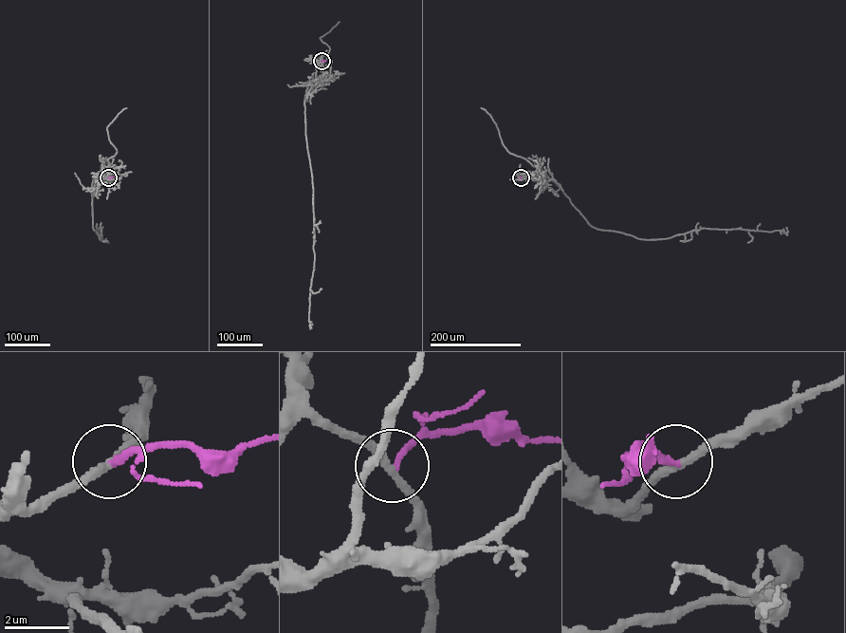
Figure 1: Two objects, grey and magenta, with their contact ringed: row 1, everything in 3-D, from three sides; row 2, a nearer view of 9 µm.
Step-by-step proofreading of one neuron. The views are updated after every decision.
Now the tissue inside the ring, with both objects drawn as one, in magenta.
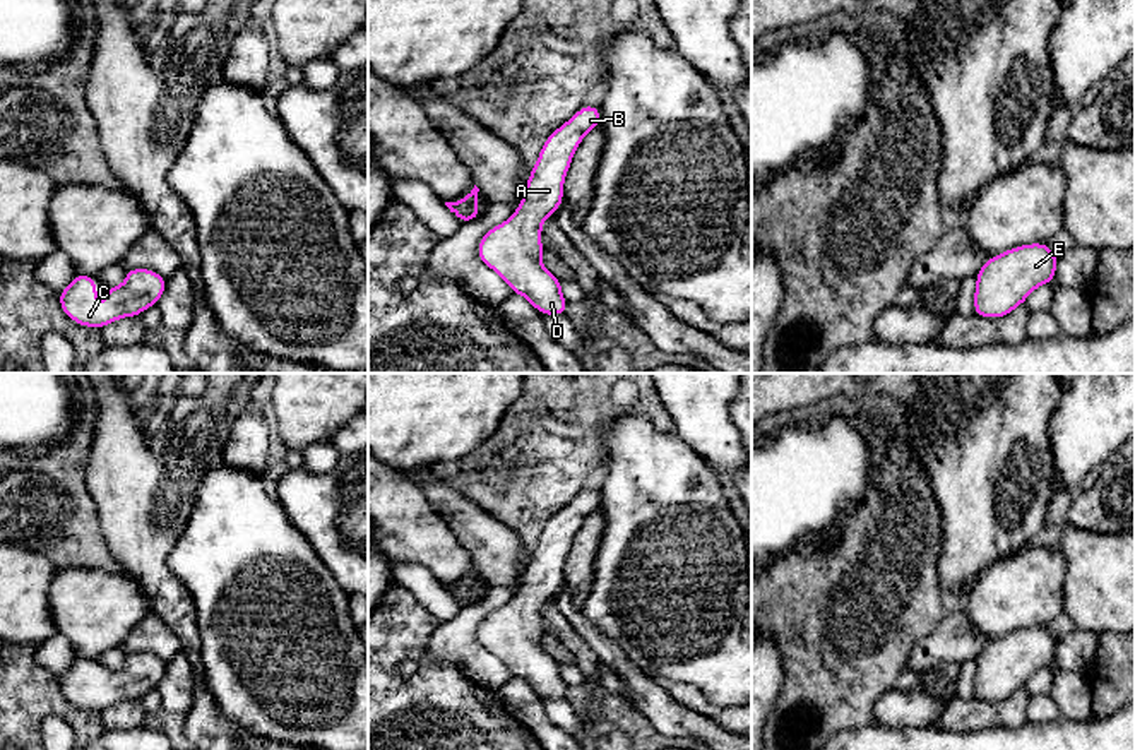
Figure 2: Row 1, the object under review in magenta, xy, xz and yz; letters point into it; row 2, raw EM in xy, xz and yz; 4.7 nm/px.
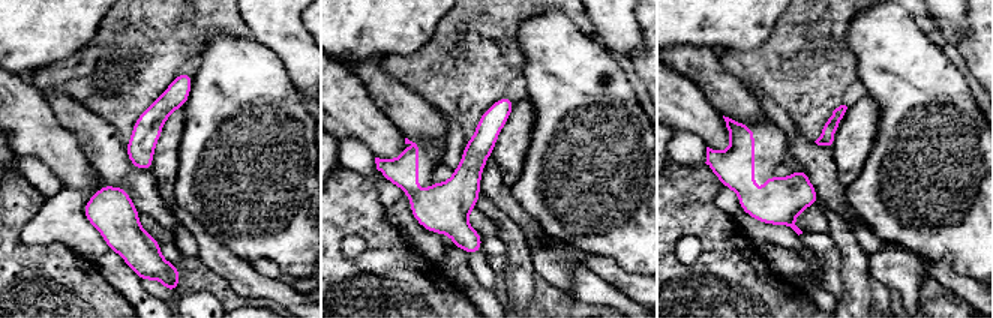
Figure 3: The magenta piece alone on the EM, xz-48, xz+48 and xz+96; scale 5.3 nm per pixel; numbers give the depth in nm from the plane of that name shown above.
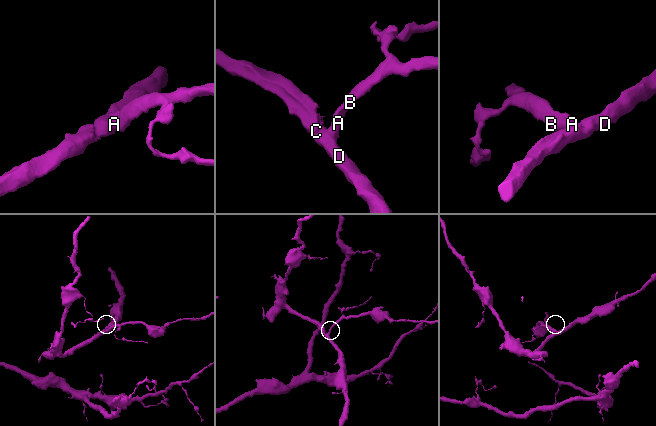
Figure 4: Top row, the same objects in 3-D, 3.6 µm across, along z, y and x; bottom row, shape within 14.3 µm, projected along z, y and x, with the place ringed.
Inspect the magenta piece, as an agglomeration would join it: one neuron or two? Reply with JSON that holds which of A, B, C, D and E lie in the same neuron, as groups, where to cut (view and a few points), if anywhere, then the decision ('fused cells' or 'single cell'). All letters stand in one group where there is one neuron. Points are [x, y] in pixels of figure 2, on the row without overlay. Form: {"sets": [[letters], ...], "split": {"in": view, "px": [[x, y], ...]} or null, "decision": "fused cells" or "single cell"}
{"sets": [["A", "B", "C", "D", "E"]], "split": null, "decision": "single cell"}

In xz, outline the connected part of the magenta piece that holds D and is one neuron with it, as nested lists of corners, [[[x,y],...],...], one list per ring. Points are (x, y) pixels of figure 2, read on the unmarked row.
[[[584,488],[543,527],[531,553],[522,587],[508,604],[491,611],[478,627],[479,644],[493,652],[512,673],[526,680],[541,699],[563,699],[568,685],[562,664],[541,647],[544,630],[541,611],[563,587],[563,563],[584,519],[599,510],[599,490]]]

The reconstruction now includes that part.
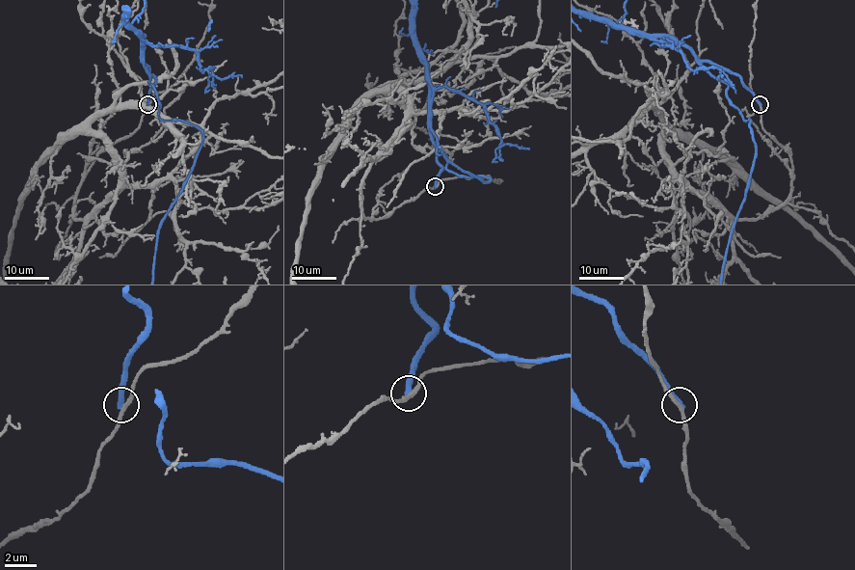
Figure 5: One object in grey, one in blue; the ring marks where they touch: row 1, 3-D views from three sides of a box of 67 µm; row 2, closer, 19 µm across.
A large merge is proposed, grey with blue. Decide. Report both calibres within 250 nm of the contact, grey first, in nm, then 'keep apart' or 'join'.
240/380 nm | keep apart

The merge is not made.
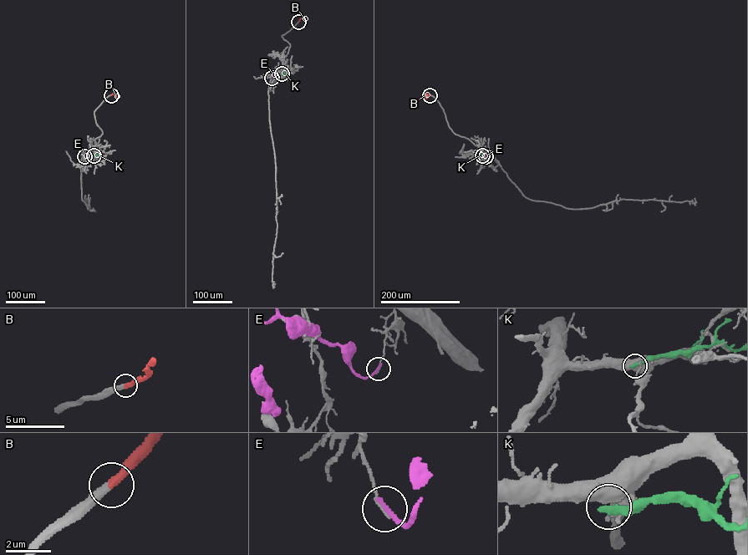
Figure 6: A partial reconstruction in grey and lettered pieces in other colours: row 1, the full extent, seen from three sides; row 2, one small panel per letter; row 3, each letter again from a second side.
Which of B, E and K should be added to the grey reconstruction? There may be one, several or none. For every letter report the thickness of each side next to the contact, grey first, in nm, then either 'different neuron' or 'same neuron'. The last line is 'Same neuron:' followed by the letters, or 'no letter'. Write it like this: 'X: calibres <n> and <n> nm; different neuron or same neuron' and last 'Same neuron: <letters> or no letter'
B: calibres 300 and 360 nm; same neuron
E: calibres 100 and 200 nm; different neuron
K: calibres 700 and 320 nm; different neuron
Same neuron: B

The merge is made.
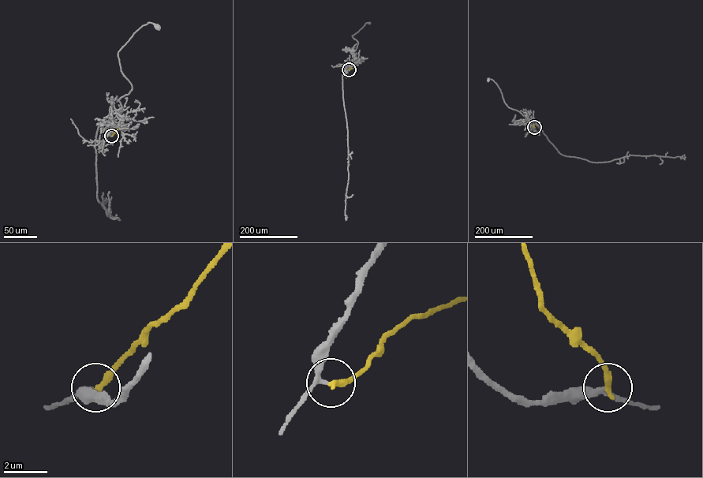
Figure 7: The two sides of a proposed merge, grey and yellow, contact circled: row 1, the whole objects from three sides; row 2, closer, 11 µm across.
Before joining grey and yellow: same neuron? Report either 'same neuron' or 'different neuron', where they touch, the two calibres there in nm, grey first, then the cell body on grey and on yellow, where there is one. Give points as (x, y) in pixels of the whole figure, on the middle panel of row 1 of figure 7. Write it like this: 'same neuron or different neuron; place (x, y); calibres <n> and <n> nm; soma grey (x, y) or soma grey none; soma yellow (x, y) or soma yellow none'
same neuron; place (349, 69); calibres 200 and 320 nm; soma grey (369, 23); soma yellow none

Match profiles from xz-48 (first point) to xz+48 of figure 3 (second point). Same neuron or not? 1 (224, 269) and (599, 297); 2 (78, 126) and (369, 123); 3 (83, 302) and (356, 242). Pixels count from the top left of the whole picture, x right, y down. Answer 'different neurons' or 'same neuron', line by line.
1: same neuron
2: different neurons
3: different neurons

